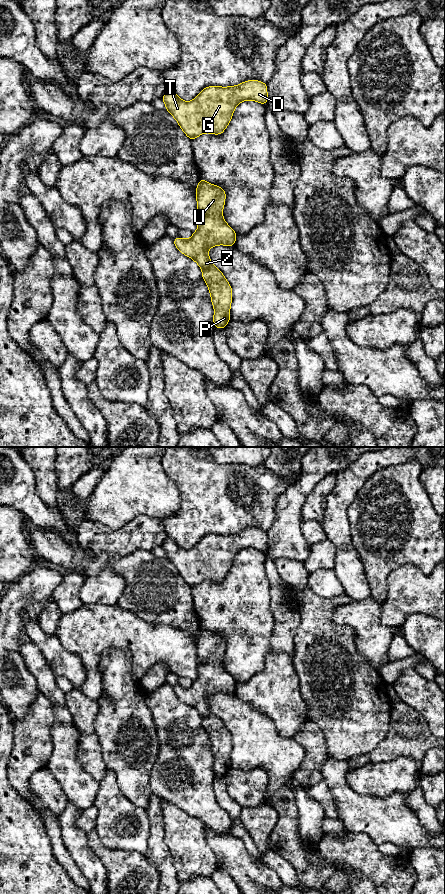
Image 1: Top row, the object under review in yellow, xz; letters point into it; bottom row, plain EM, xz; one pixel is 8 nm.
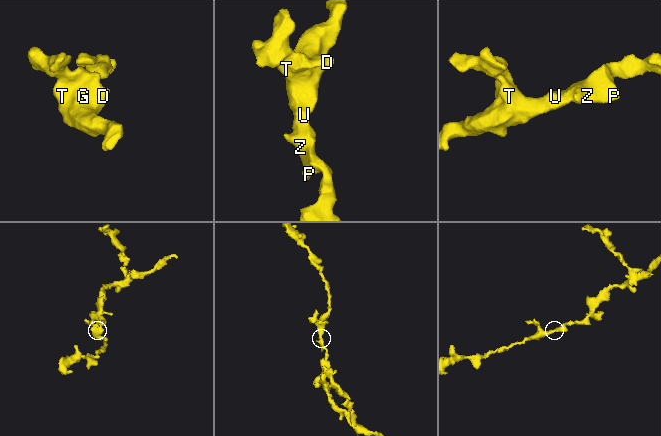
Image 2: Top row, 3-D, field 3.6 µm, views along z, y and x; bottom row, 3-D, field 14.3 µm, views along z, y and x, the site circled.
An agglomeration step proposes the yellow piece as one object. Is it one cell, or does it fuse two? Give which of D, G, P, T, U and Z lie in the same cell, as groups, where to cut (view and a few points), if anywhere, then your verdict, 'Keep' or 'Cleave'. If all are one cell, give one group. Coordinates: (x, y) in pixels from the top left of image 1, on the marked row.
Groups: D G P T U Z. No split. Keep

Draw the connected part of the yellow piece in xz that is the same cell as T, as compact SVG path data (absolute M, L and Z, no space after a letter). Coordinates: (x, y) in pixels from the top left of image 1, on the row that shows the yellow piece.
M248 80L237 86L208 86L190 102L181 100L174 91L168 89L161 99L165 103L166 110L176 119L187 137L194 140L203 133L222 134L230 123L236 106L242 101L254 100L266 105L268 102L267 83Z

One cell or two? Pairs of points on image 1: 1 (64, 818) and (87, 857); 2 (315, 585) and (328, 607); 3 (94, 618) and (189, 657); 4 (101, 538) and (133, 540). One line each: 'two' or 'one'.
1: one
2: two
3: one
4: one

